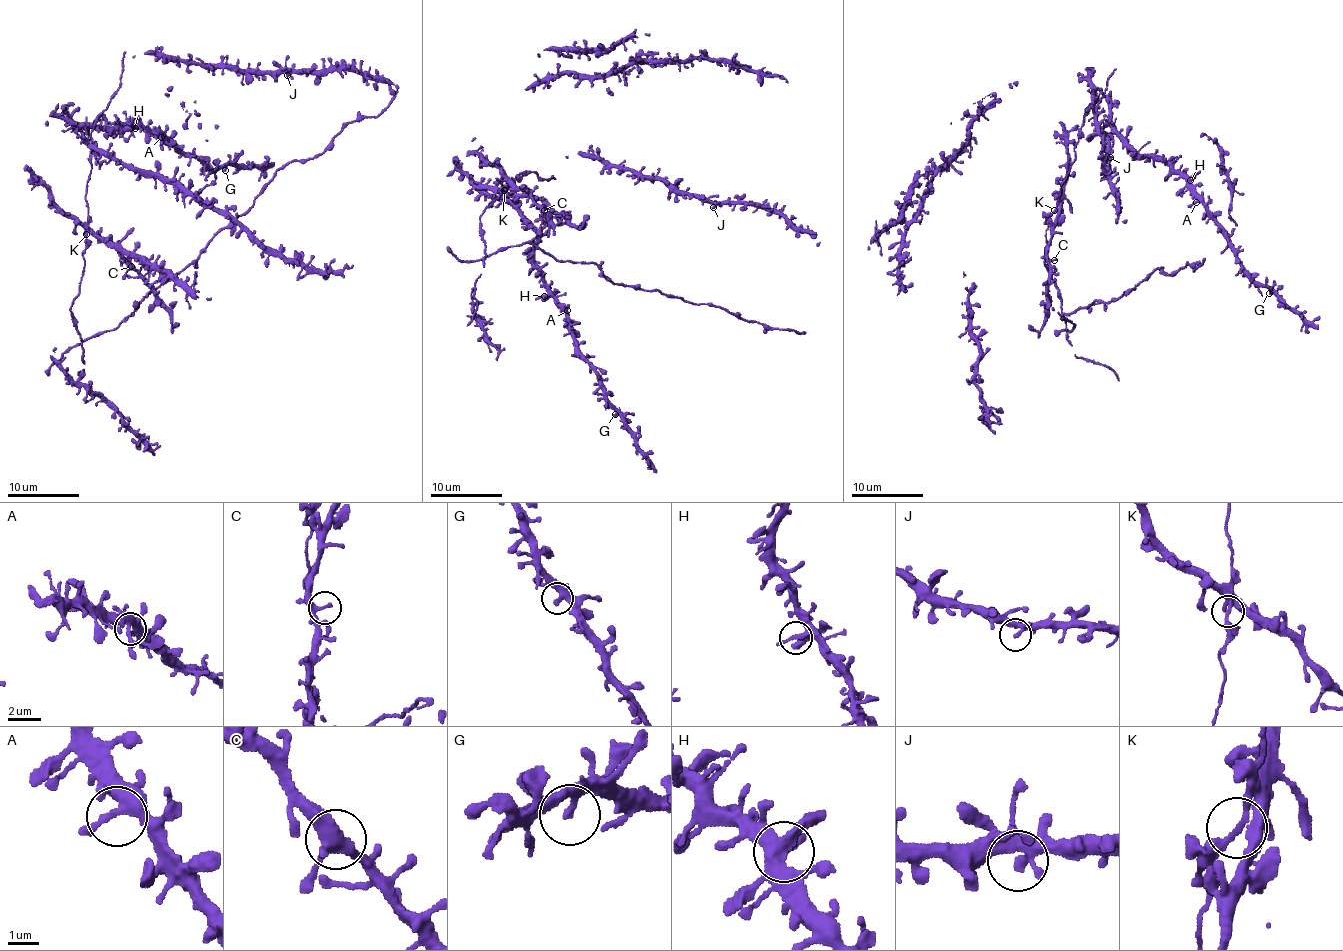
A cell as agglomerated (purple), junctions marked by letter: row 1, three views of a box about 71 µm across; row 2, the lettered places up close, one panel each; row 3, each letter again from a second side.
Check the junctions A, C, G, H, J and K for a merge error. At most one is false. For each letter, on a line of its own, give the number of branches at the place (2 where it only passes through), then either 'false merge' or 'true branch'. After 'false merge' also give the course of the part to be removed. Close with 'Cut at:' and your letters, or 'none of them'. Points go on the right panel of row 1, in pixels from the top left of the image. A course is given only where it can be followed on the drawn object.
A: 3 | true branch
C: 3 | true branch
G: 2 | true branch
H: 3 | true branch
J: 3 | true branch
K: 3 | true branch
Cut at: none of them

